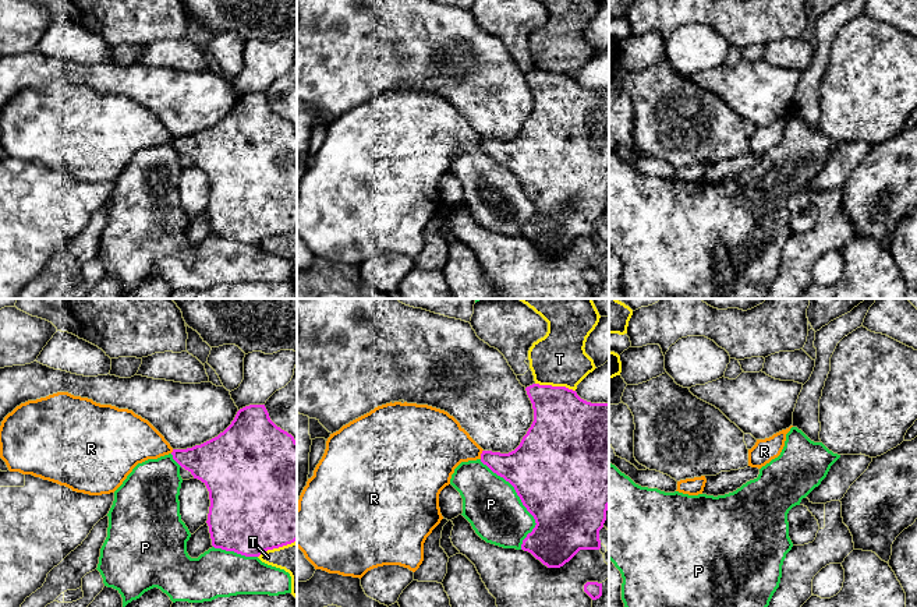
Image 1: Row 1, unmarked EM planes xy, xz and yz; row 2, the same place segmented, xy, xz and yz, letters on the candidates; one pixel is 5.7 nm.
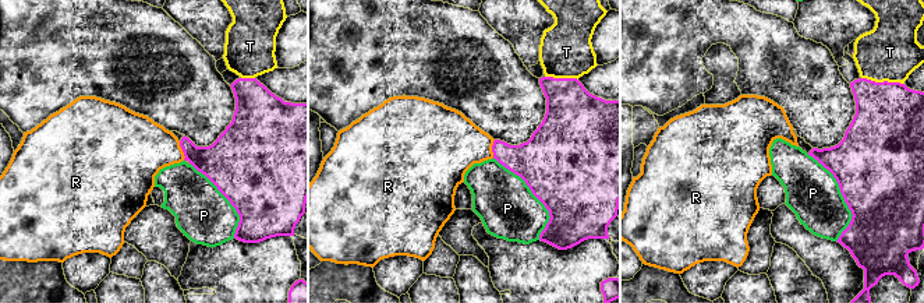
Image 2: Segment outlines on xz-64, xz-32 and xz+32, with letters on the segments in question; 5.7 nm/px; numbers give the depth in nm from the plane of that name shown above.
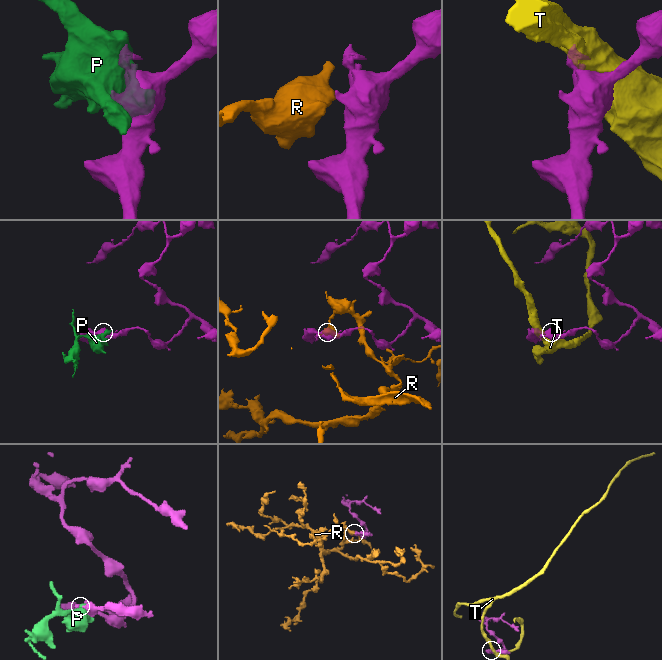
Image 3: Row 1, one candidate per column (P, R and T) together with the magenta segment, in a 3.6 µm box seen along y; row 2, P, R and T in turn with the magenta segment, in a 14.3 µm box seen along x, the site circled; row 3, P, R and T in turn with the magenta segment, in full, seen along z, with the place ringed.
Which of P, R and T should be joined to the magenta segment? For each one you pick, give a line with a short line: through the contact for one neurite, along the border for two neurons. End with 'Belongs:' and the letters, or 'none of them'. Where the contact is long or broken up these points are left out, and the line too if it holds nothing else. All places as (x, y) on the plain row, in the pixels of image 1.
Belongs: none of them

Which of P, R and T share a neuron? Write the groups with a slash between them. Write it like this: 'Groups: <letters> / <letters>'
Groups: P / R / T

